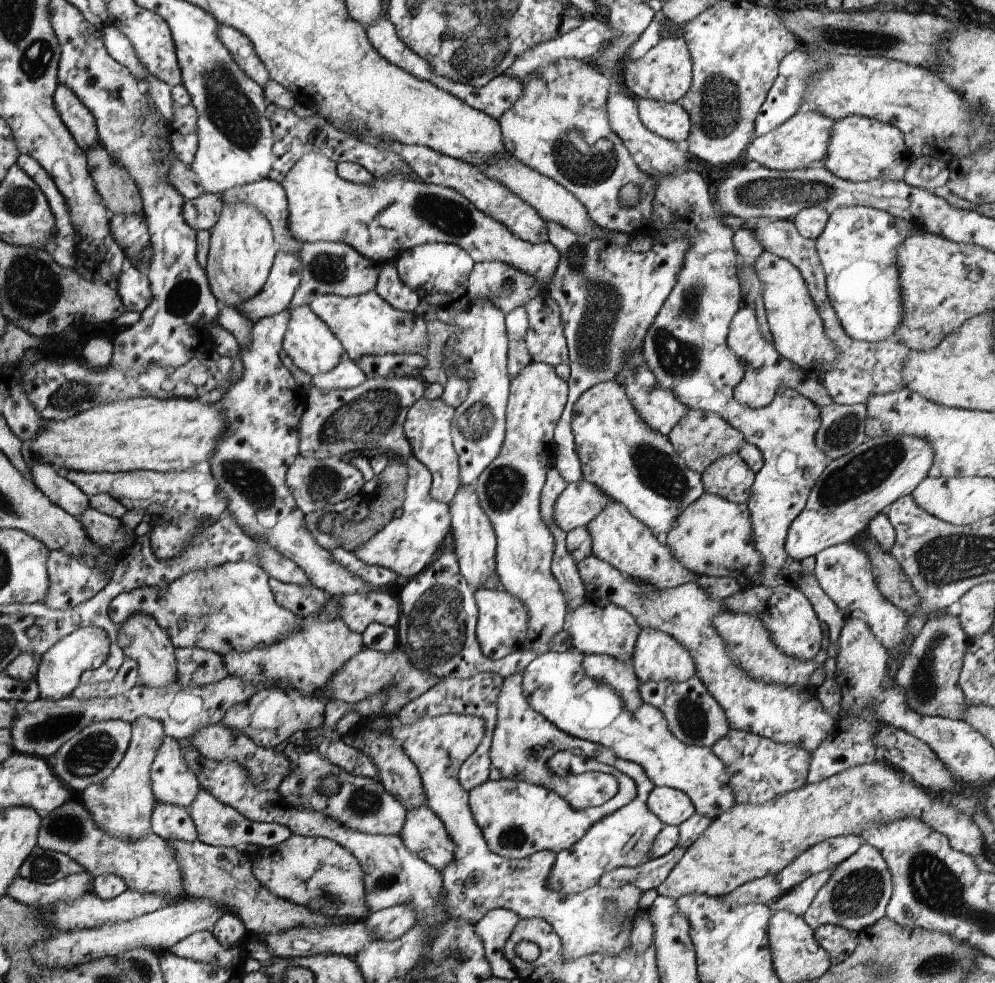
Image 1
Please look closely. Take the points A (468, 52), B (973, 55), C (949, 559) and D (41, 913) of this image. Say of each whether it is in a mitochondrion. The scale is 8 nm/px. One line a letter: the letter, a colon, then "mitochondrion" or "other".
A: mitochondrion
B: other
C: mitochondrion
D: other

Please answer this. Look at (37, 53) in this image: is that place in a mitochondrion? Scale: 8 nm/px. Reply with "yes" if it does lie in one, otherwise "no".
yes

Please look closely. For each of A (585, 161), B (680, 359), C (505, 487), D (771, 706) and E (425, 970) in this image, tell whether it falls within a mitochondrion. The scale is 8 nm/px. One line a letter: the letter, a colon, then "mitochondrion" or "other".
A: mitochondrion
B: mitochondrion
C: mitochondrion
D: other
E: mitochondrion

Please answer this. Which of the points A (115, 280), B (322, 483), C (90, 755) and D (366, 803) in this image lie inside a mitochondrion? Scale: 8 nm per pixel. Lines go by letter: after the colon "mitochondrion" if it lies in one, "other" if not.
A: other
B: mitochondrion
C: mitochondrion
D: mitochondrion

